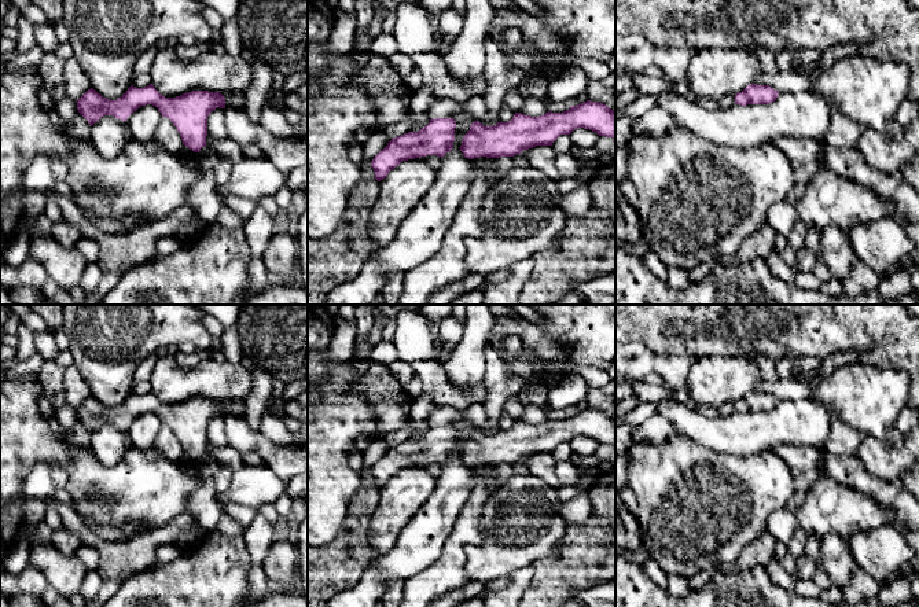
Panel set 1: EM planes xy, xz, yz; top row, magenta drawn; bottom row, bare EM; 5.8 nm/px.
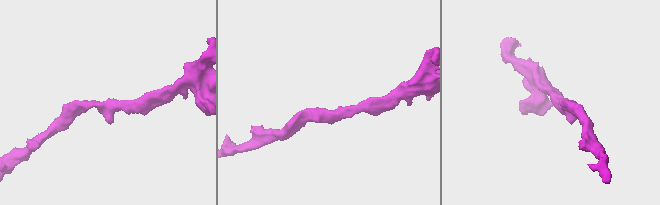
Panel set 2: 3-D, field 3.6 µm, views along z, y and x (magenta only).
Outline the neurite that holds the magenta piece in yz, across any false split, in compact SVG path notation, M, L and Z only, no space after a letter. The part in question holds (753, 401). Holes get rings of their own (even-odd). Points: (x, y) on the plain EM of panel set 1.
M750 391L742 400L735 402L735 411L747 412L769 412L776 408L779 400L769 393Z

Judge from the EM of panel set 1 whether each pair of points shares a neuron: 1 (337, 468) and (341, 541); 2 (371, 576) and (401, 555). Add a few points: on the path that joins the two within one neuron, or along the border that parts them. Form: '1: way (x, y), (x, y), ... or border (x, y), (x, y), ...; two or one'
1: border (342, 529), (330, 544); two
2: way (378, 574), (394, 562); one

